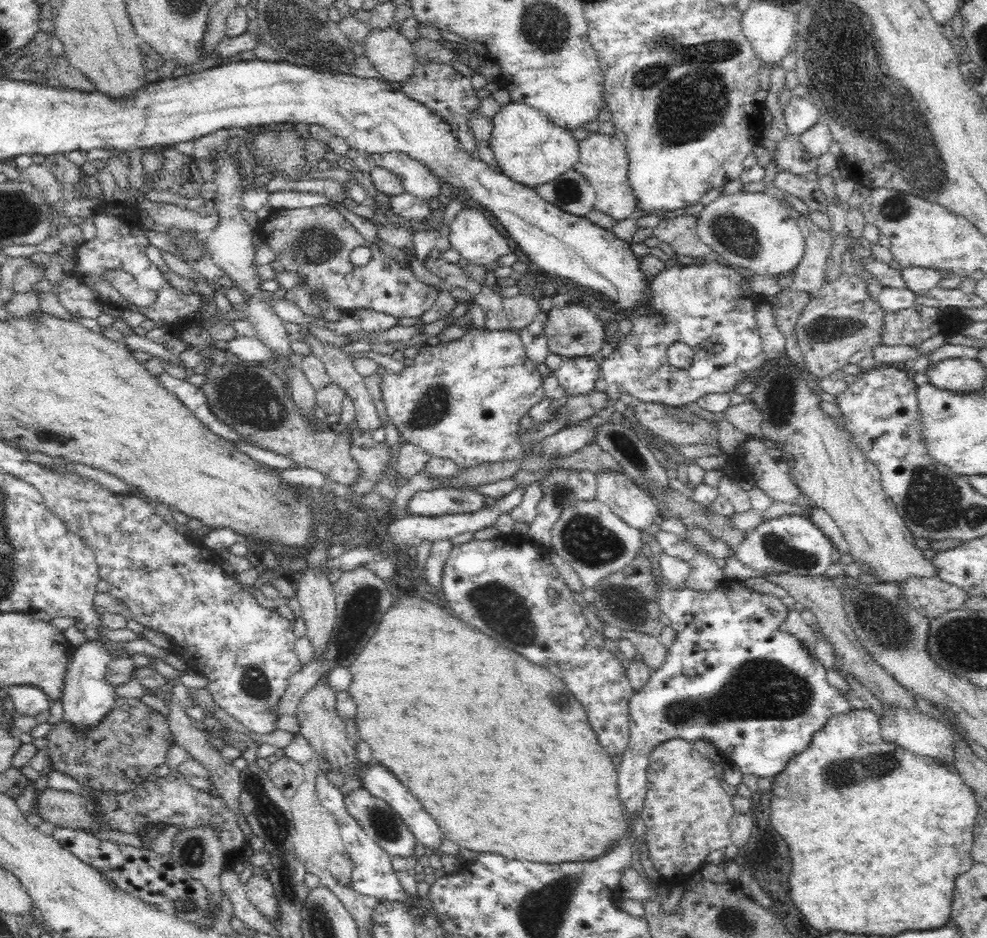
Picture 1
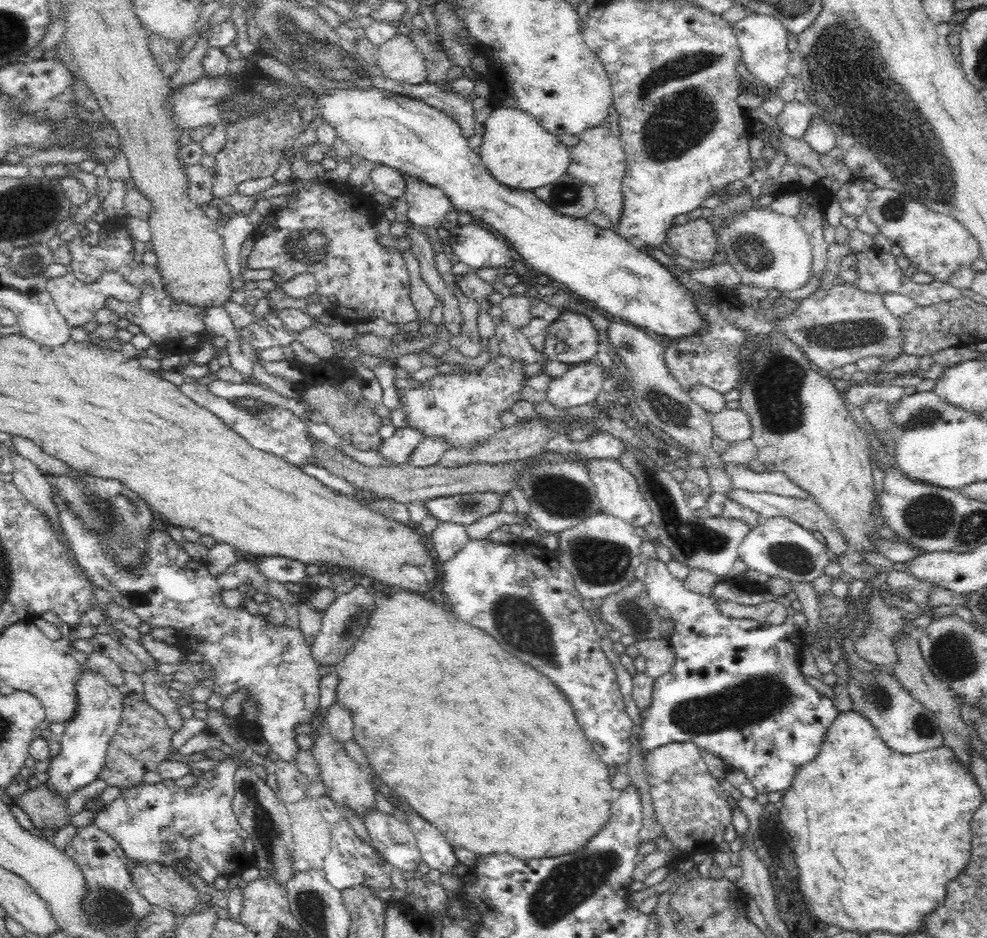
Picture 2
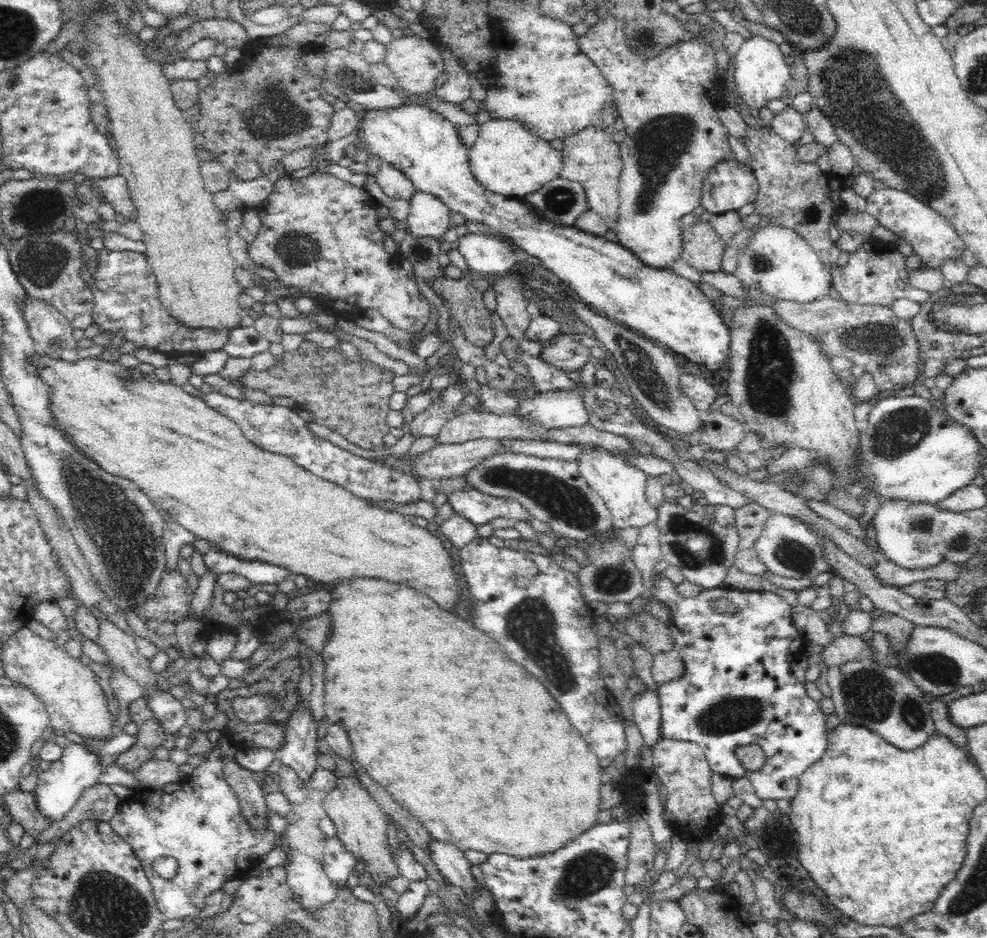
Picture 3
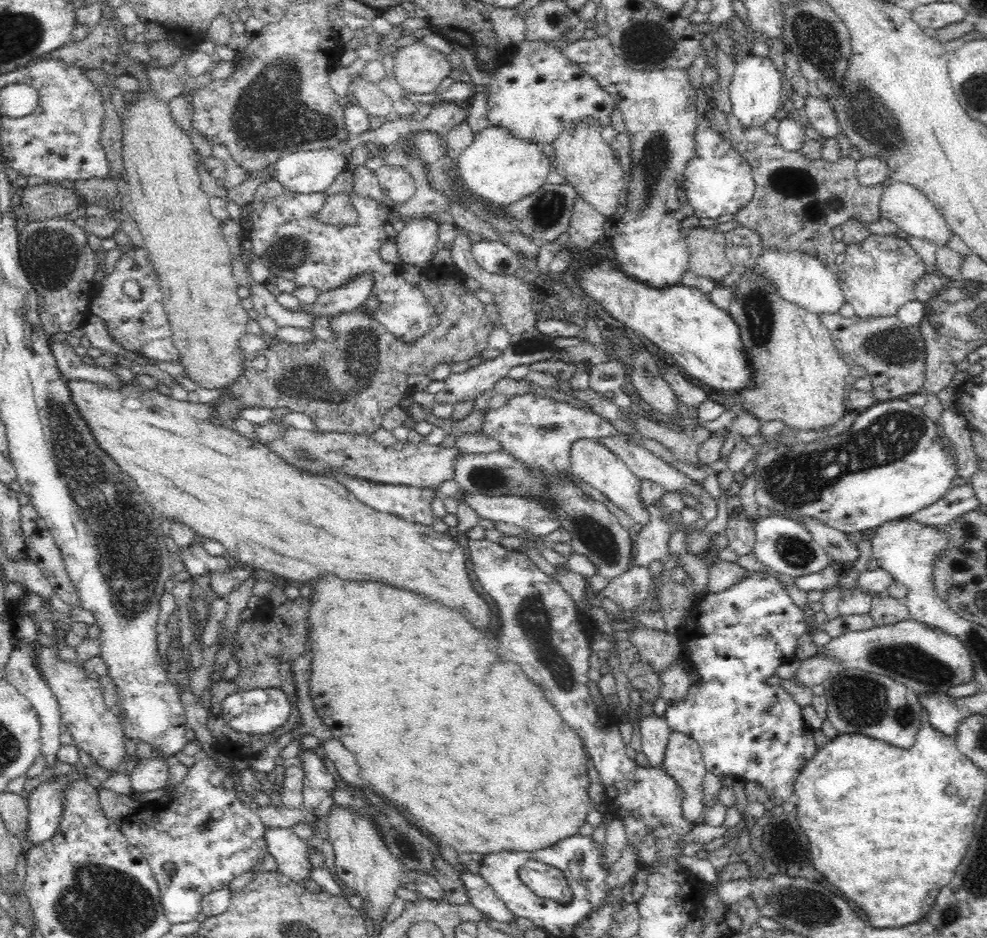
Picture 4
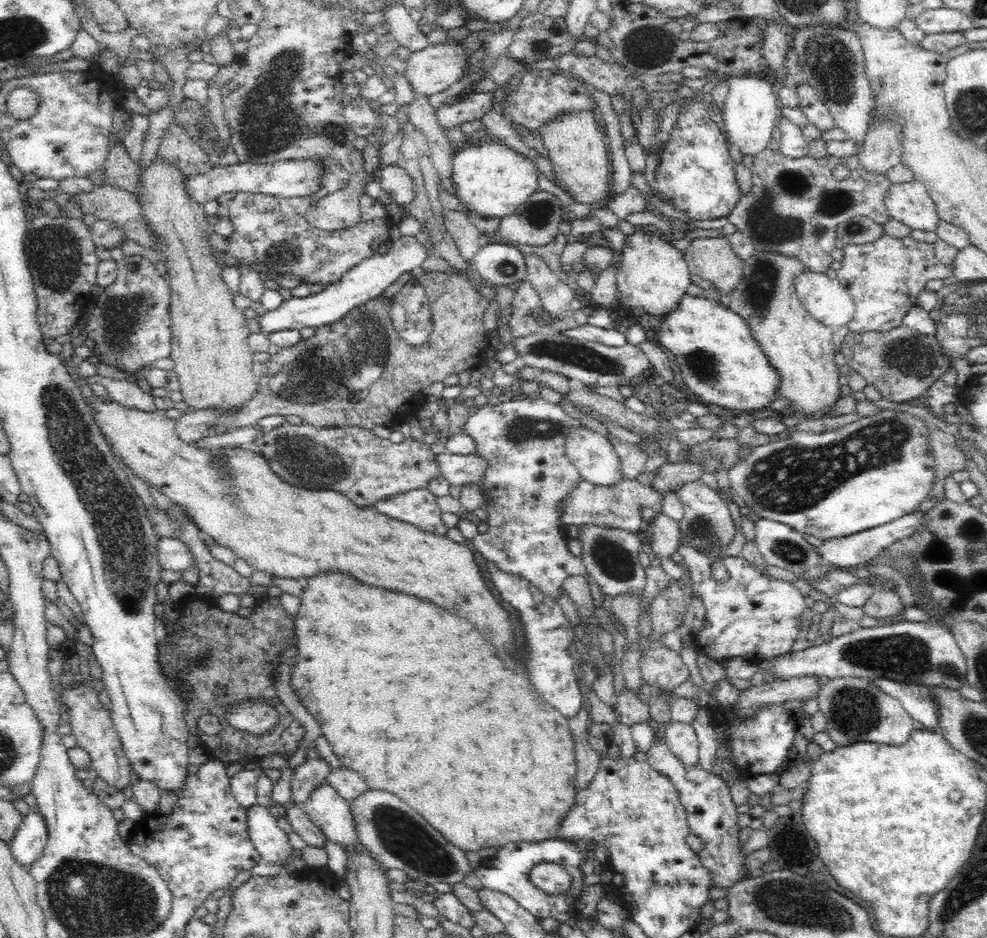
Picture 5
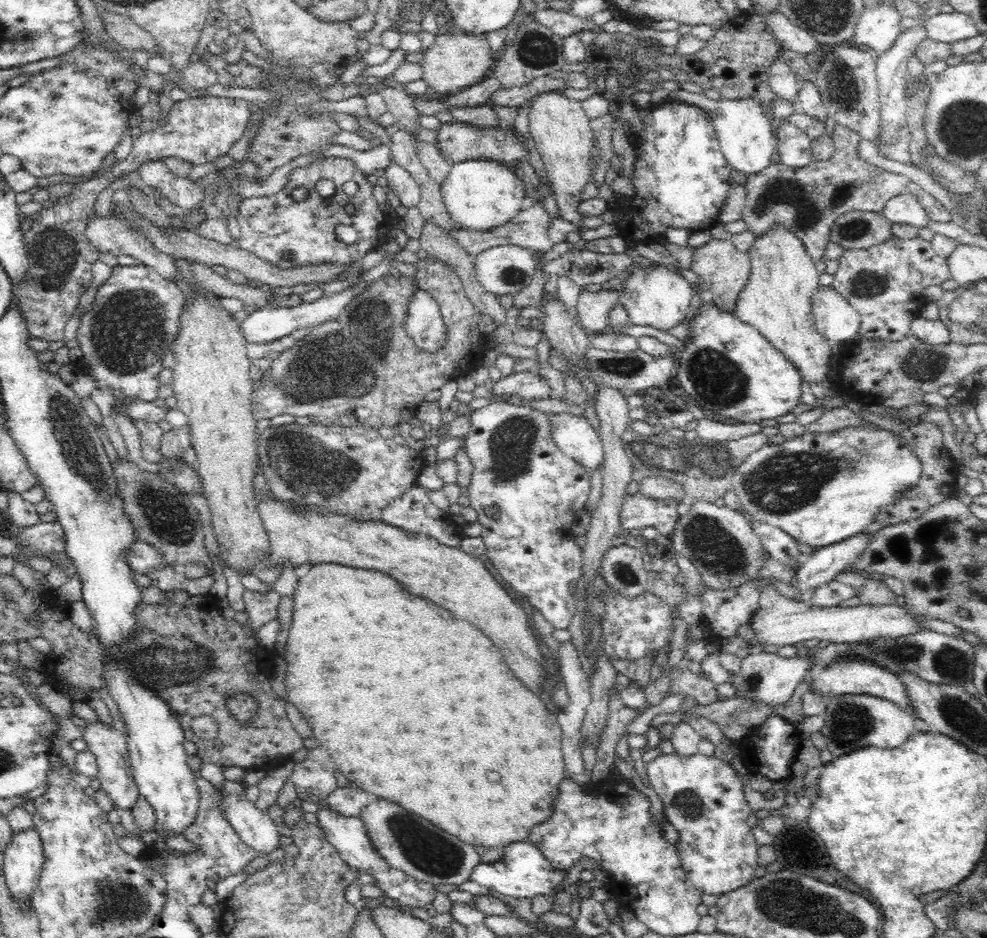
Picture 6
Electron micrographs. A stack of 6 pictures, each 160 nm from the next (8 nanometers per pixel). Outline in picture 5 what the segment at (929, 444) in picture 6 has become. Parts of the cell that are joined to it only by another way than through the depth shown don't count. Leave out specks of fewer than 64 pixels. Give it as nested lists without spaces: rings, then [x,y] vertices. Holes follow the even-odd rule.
[[[930,428],[930,436],[928,442],[932,447],[932,454],[934,455],[934,486],[928,494],[928,498],[942,498],[944,500],[944,479],[946,476],[958,470],[966,470],[966,455],[958,444],[954,436],[948,432],[937,428]]]

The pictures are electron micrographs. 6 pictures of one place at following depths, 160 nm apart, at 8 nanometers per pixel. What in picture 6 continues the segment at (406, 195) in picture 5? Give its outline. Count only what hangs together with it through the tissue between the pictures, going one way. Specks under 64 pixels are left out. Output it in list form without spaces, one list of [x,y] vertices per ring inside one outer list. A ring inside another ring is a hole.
[[[391,161],[383,176],[395,202],[406,208],[417,206],[421,199],[421,190],[407,169]]]

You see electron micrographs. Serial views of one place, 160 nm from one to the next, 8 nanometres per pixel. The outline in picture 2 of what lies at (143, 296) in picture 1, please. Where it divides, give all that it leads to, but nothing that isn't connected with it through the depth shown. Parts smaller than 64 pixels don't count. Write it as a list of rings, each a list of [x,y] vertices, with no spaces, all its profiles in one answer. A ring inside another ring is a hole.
[[[71,272],[59,278],[48,278],[45,282],[47,292],[52,296],[56,309],[60,312],[69,326],[83,326],[94,320],[96,313],[105,306],[105,301],[113,297],[121,304],[134,304],[141,297],[138,287],[130,285],[120,273],[106,272],[92,284],[85,284]]]

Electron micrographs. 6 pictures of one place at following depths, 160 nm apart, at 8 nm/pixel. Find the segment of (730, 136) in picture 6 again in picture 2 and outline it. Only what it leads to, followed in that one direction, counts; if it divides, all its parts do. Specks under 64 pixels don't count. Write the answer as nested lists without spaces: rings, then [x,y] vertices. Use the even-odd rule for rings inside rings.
[[[751,11],[742,20],[733,23],[732,28],[742,51],[742,62],[750,74],[761,84],[766,84],[771,92],[776,92],[782,81],[788,77],[788,62],[791,59],[791,51],[788,49],[788,38],[791,34],[784,23],[774,16]]]

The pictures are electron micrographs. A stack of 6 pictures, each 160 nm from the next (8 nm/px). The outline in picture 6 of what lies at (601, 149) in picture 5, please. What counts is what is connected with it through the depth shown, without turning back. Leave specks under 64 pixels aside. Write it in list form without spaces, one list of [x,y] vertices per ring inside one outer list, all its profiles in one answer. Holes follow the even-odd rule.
[[[552,92],[542,93],[534,101],[529,120],[531,138],[540,153],[549,181],[554,186],[559,216],[578,225],[582,218],[577,209],[578,204],[582,202],[582,190],[596,175],[590,167],[595,140],[591,119],[586,115],[580,100]]]

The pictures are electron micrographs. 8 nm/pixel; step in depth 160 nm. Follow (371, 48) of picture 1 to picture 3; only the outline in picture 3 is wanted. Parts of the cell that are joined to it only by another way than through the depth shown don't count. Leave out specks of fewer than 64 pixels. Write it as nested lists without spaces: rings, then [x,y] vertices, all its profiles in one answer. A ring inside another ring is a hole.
[[[403,35],[401,38],[392,39],[392,42],[387,44],[384,63],[392,75],[396,76],[399,88],[413,95],[432,91],[435,88],[434,81],[446,69],[446,61],[434,40],[422,39],[416,35]]]

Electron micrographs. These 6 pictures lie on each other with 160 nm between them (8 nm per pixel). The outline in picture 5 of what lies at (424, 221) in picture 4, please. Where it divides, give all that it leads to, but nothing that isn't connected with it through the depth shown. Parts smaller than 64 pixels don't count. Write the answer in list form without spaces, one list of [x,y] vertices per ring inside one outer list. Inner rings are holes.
[[[402,235],[392,241],[392,247],[383,256],[372,255],[360,262],[355,268],[346,272],[336,283],[328,284],[322,292],[306,296],[306,298],[290,298],[286,300],[278,310],[266,312],[264,316],[257,318],[262,334],[270,336],[280,330],[298,330],[312,327],[318,329],[333,322],[342,320],[348,312],[354,308],[363,306],[370,300],[379,298],[382,293],[391,286],[402,274],[410,273],[429,257],[422,235]]]

